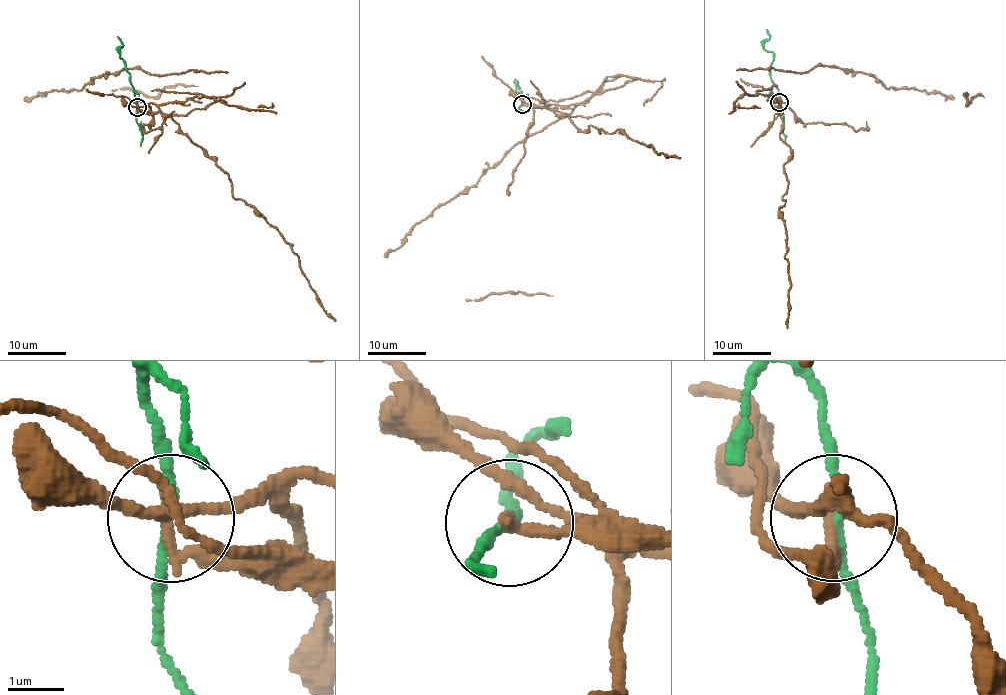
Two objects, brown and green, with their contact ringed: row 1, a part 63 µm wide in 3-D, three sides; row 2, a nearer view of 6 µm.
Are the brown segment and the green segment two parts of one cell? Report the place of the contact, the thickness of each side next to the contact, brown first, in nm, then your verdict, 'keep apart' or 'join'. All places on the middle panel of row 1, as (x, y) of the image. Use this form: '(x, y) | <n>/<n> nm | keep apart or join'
(522, 104) | 240/130 nm | keep apart

